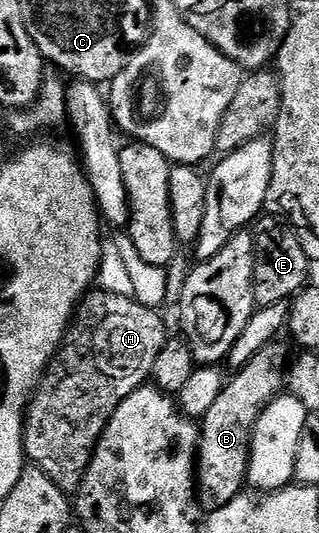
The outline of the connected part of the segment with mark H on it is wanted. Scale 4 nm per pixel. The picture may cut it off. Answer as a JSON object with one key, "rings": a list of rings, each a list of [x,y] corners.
{"rings":[[[99,290],[89,291],[84,299],[80,301],[74,313],[74,319],[64,334],[63,344],[56,349],[55,357],[48,364],[43,376],[40,377],[40,383],[37,384],[31,400],[28,401],[28,407],[24,414],[24,454],[35,467],[42,469],[66,494],[75,493],[76,489],[79,488],[80,480],[86,474],[86,470],[92,461],[92,452],[96,449],[100,436],[106,430],[108,420],[114,414],[114,410],[118,410],[118,406],[122,406],[122,402],[126,398],[130,398],[130,394],[134,394],[134,390],[145,387],[149,383],[158,353],[161,352],[165,342],[170,339],[170,332],[164,329],[164,320],[159,316],[160,314],[157,309],[147,308],[130,297]]]}

